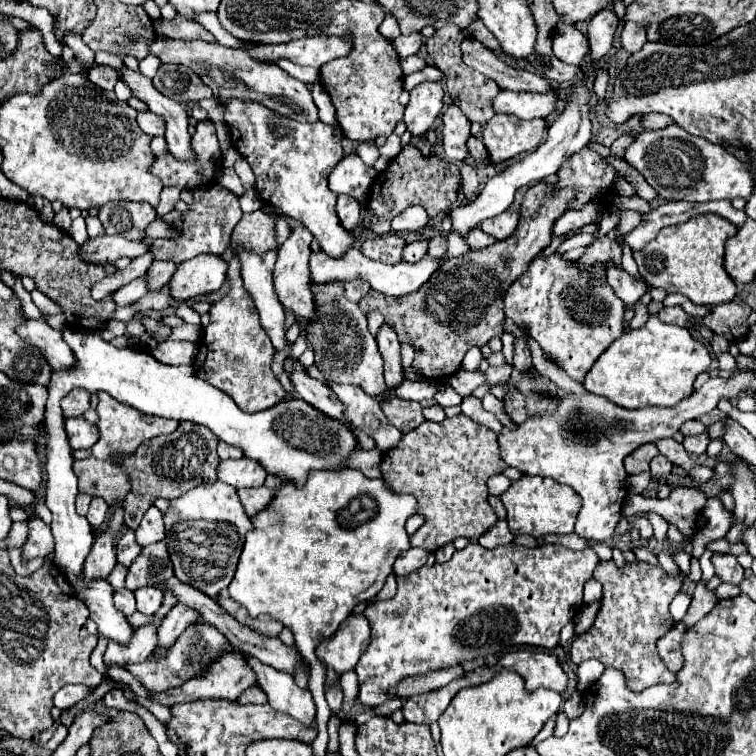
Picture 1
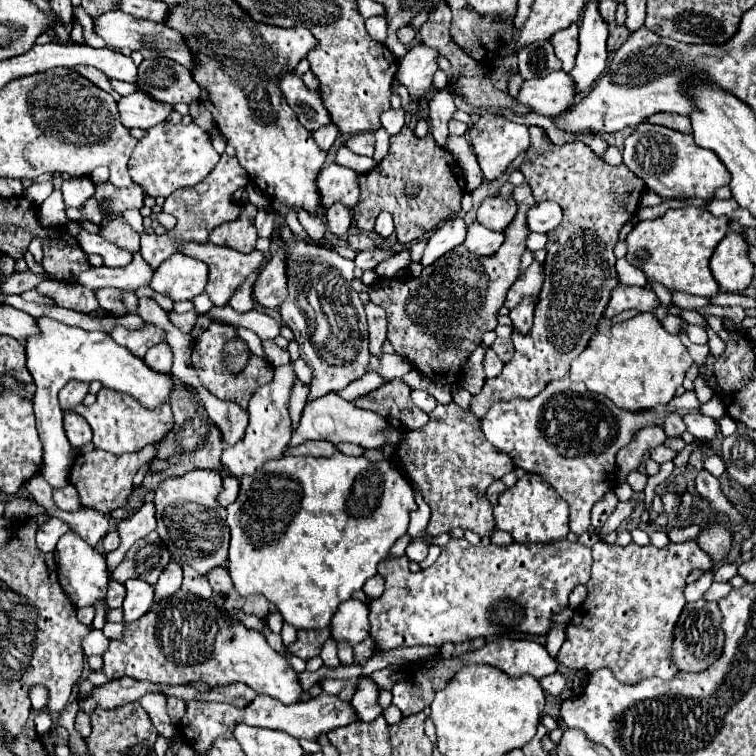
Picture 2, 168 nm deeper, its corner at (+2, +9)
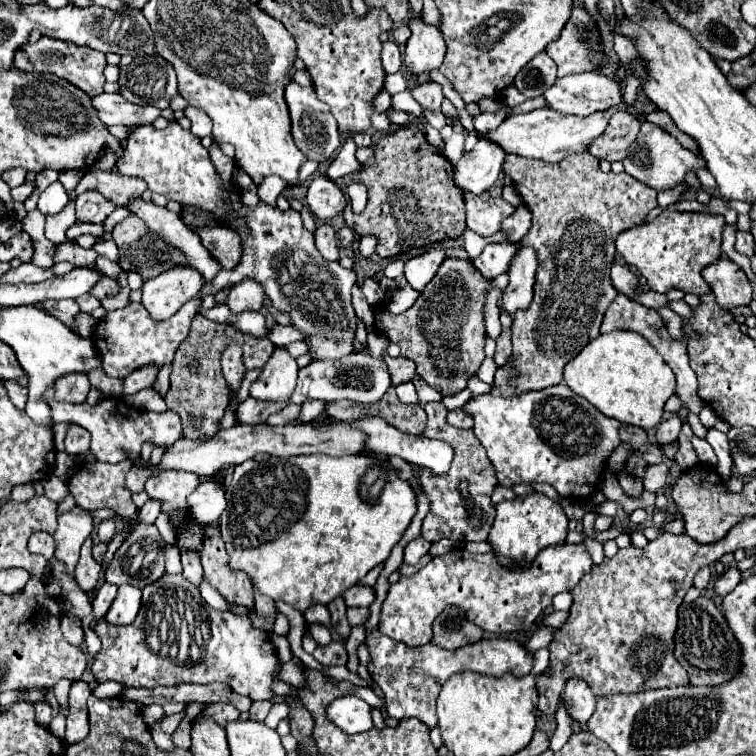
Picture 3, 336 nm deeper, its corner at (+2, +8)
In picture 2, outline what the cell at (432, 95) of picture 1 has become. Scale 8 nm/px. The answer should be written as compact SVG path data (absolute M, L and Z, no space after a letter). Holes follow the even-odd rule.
M419 42L409 48L405 58L399 62L399 68L395 72L395 78L407 86L409 94L415 98L421 98L429 92L433 74L439 68L437 66L437 56L435 48Z

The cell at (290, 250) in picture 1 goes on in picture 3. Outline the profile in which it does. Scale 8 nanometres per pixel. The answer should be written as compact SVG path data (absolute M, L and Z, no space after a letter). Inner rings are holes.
M241 281L235 285L227 297L227 305L233 313L241 311L261 311L265 307L267 295L263 293L263 285L255 281Z

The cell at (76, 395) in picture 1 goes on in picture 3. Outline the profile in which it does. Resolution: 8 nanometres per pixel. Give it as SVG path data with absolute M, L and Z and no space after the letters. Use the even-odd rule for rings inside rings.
M71 373L55 383L55 401L61 403L83 403L87 399L91 385L87 375L81 373Z

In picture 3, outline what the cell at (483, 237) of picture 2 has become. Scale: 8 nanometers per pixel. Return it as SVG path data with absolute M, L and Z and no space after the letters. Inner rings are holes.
M489 243L481 251L481 255L473 259L473 265L483 273L483 277L495 279L497 275L507 271L515 251L517 251L517 245L511 245L511 243Z

